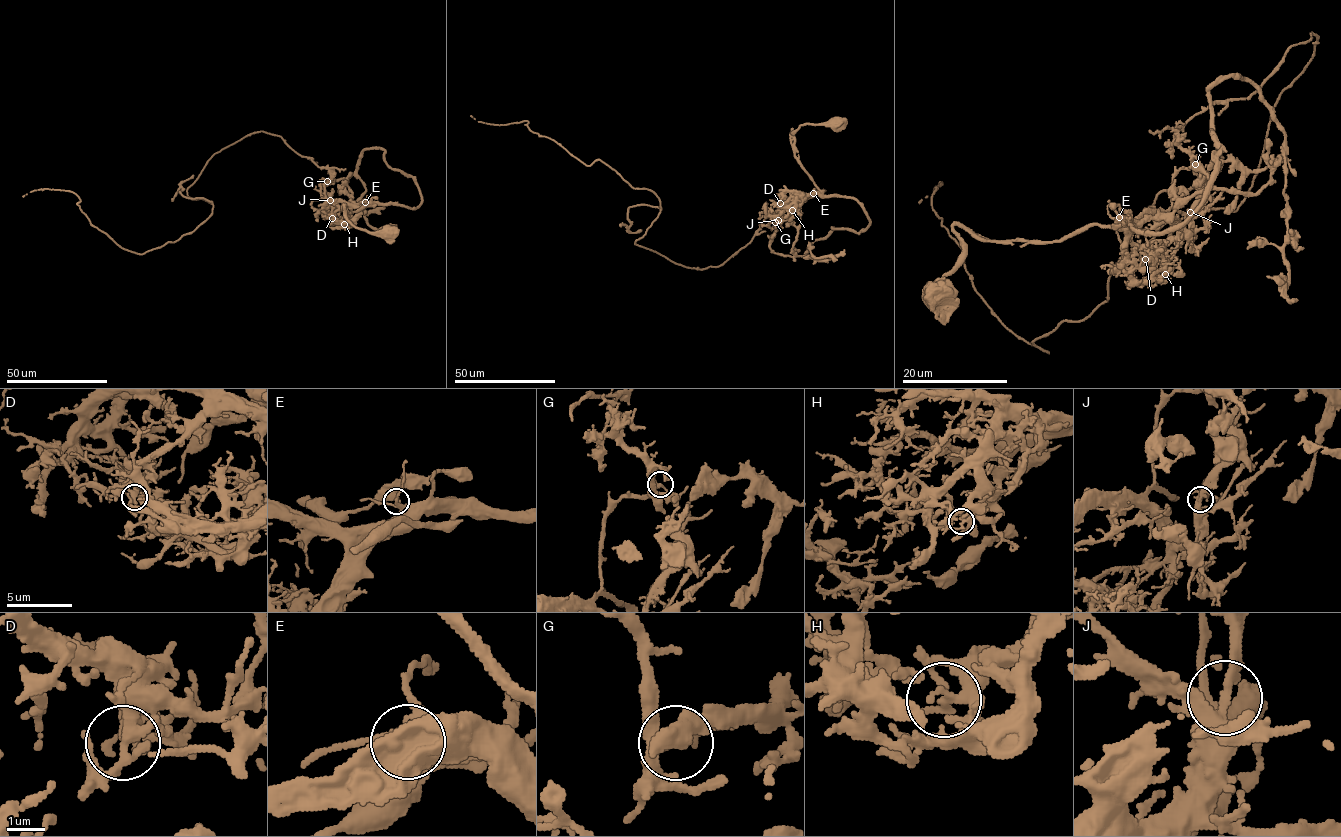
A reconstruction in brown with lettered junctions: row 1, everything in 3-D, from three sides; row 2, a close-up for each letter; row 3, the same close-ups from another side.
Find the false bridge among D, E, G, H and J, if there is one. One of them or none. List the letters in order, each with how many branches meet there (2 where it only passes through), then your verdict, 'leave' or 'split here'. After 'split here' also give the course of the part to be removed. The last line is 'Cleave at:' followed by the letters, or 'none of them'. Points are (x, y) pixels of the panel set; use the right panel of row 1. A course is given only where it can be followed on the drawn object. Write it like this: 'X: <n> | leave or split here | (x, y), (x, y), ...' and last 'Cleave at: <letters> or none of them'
D: 3 | leave
E: 4 | leave
G: 4 | split here | (1195, 164), (1177, 131), (1316, 36), (1245, 199), (1166, 222), (1048, 352), (971, 282), (943, 184), (919, 202)
H: 3 | leave
J: 3 | leave
Cleave at: G

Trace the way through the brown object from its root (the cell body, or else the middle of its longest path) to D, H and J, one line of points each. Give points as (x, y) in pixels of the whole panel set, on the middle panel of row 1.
D: (835, 122), (801, 124), (794, 132), (792, 129), (794, 157), (822, 195), (783, 197), (780, 203)
H: (835, 122), (801, 124), (794, 132), (792, 129), (794, 157), (822, 195), (798, 196), (792, 210)
J: (835, 122), (792, 129), (794, 157), (822, 195), (792, 200), (772, 216), (778, 220)

